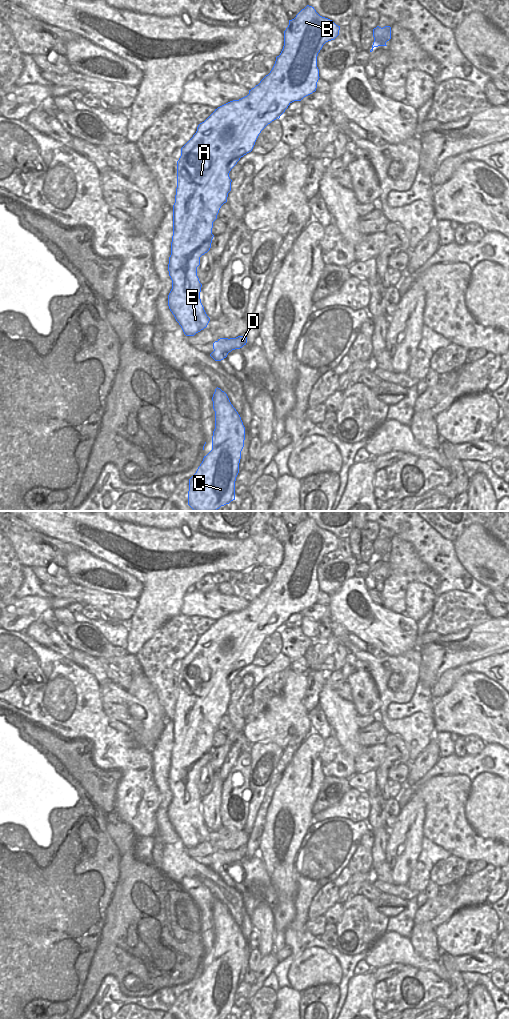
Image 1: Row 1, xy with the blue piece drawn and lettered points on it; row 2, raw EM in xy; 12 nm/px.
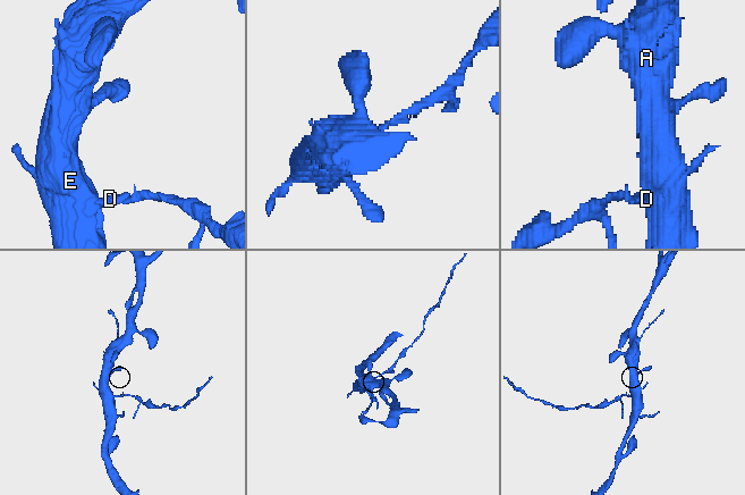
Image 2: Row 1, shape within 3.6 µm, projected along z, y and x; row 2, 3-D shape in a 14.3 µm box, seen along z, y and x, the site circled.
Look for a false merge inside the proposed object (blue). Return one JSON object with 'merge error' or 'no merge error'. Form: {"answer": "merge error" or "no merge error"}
{"answer": "merge error"}

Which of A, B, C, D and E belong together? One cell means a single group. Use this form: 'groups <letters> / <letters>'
groups A B C E / D

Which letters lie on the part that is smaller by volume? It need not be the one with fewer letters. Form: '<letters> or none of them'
D

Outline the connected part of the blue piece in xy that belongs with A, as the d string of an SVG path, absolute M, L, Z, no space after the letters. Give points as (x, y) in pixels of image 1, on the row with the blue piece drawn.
M307 5L284 31L284 46L275 64L268 75L258 85L249 90L249 94L239 100L230 101L217 109L197 127L193 137L181 148L181 156L177 161L177 188L173 205L173 236L168 271L172 280L172 289L168 295L168 306L176 321L186 336L194 336L207 327L210 318L207 316L201 303L200 292L202 284L197 276L197 267L200 257L211 248L214 235L213 222L221 206L227 202L231 191L232 180L229 177L231 169L241 157L251 152L261 131L272 121L279 119L288 106L294 101L301 101L304 97L316 91L319 80L317 56L323 45L334 40L339 35L340 26L332 20L320 16L314 7Z

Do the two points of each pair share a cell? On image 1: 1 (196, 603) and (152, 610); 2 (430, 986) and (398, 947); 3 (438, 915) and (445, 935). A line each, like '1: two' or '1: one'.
1: two
2: two
3: two

